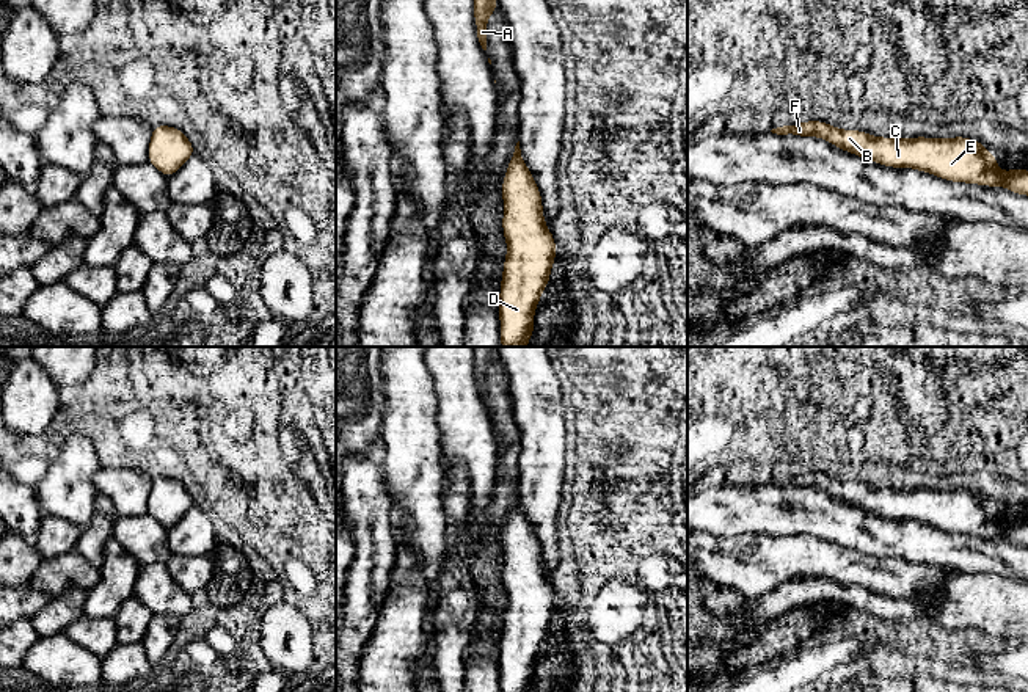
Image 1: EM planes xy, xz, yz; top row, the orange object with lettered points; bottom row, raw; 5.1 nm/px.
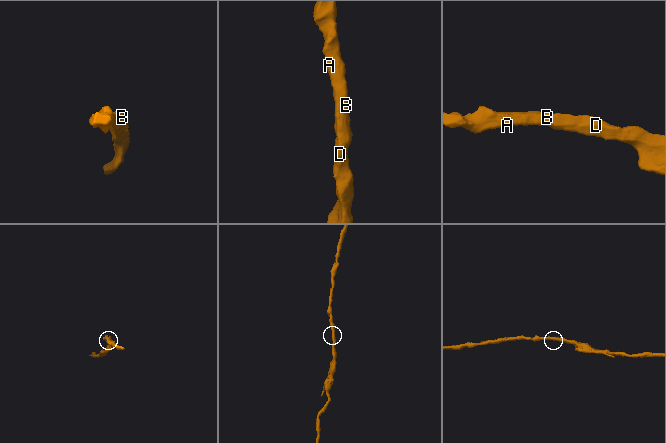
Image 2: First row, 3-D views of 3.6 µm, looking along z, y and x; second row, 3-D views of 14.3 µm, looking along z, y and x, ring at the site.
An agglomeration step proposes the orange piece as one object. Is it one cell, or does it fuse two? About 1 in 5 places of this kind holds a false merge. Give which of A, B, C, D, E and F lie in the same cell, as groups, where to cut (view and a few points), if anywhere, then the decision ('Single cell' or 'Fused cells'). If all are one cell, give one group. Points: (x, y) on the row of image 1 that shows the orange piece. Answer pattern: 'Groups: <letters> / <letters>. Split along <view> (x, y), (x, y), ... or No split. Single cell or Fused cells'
Groups: A B C D E F. No split. Single cell

